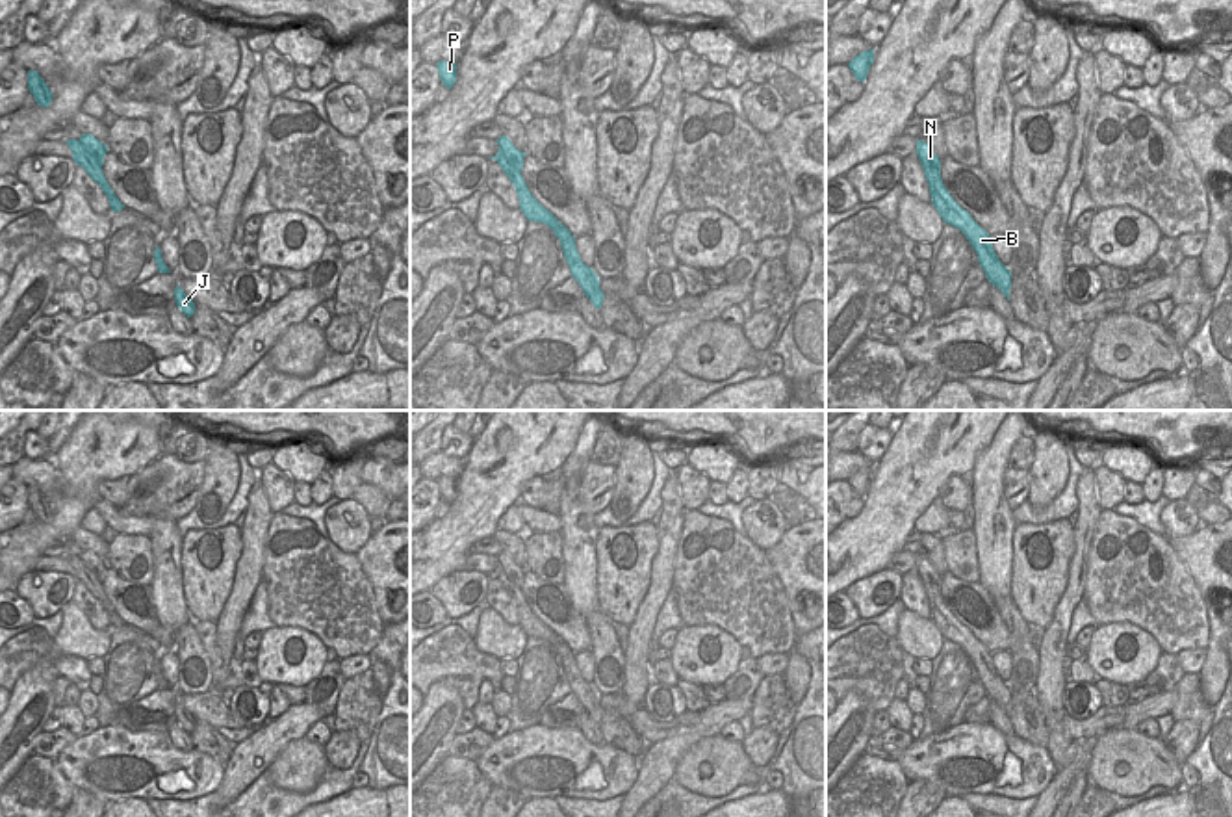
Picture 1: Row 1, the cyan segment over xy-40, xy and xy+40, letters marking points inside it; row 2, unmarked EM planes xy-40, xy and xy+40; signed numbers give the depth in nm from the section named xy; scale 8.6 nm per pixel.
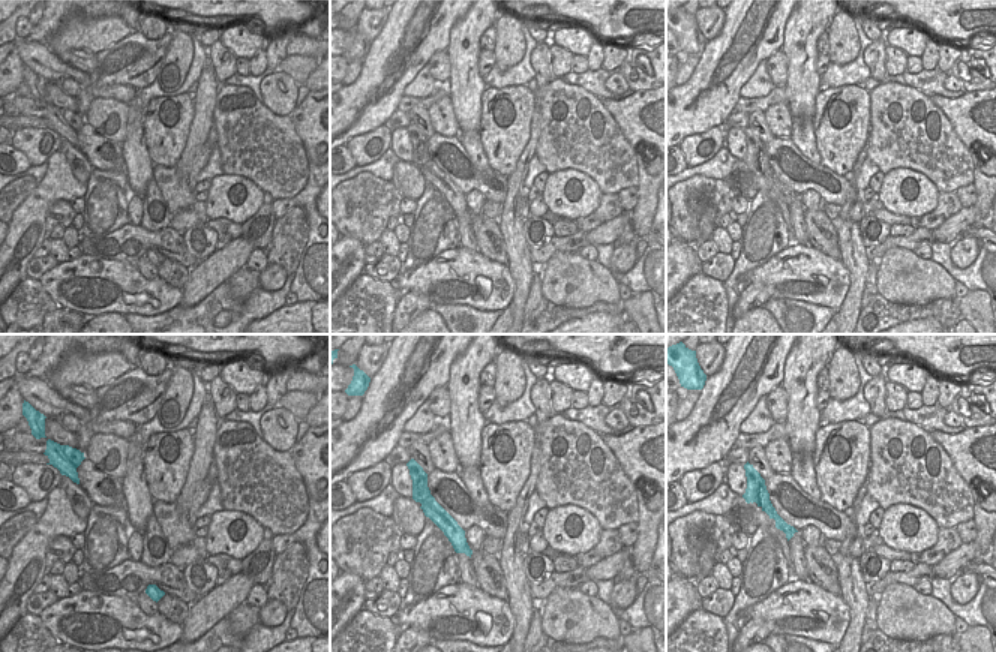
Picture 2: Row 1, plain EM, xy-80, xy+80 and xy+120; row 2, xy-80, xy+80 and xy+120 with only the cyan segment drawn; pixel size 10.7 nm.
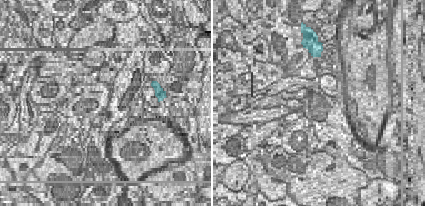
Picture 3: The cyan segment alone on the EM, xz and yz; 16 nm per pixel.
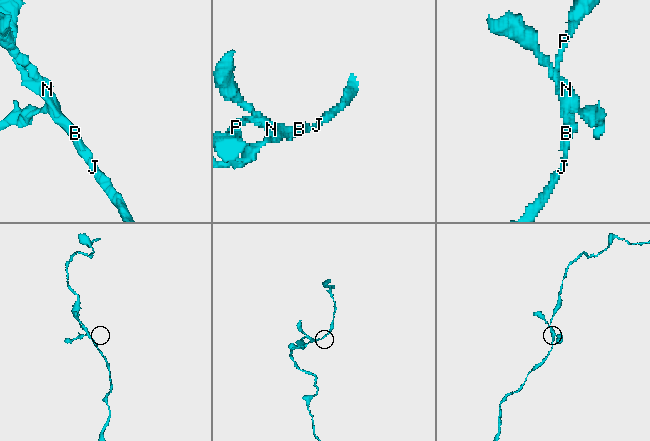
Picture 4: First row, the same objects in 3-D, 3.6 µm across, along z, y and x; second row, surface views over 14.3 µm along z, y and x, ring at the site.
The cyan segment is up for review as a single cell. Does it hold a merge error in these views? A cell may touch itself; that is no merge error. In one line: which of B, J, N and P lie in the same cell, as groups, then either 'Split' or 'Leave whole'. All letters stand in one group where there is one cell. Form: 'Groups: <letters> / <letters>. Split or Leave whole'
Groups: B J P / N. Split.

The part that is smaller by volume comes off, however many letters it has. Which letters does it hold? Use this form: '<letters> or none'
N

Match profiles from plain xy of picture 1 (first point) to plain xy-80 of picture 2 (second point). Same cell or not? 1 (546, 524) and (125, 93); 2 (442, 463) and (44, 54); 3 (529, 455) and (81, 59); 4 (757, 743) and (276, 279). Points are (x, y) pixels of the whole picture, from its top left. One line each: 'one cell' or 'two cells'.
1: one cell
2: one cell
3: two cells
4: one cell

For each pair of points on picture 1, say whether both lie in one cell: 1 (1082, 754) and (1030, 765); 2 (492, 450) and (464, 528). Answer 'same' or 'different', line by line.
1: different
2: same

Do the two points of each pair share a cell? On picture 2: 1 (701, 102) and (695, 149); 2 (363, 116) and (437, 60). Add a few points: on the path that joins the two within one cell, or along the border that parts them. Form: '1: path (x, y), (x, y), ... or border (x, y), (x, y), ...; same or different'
1: border (722, 128), (711, 126), (681, 141); different
2: border (444, 50), (438, 50), (426, 63); different

